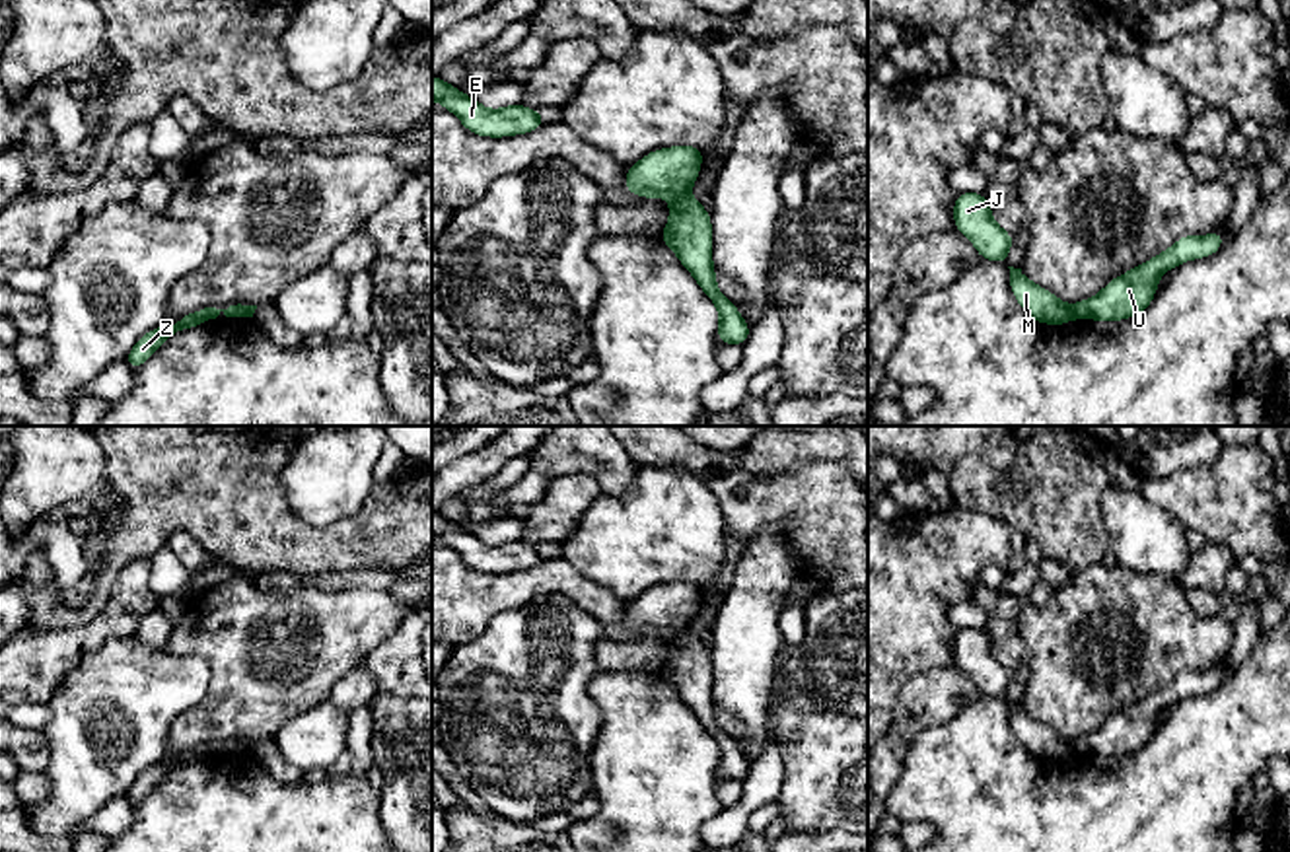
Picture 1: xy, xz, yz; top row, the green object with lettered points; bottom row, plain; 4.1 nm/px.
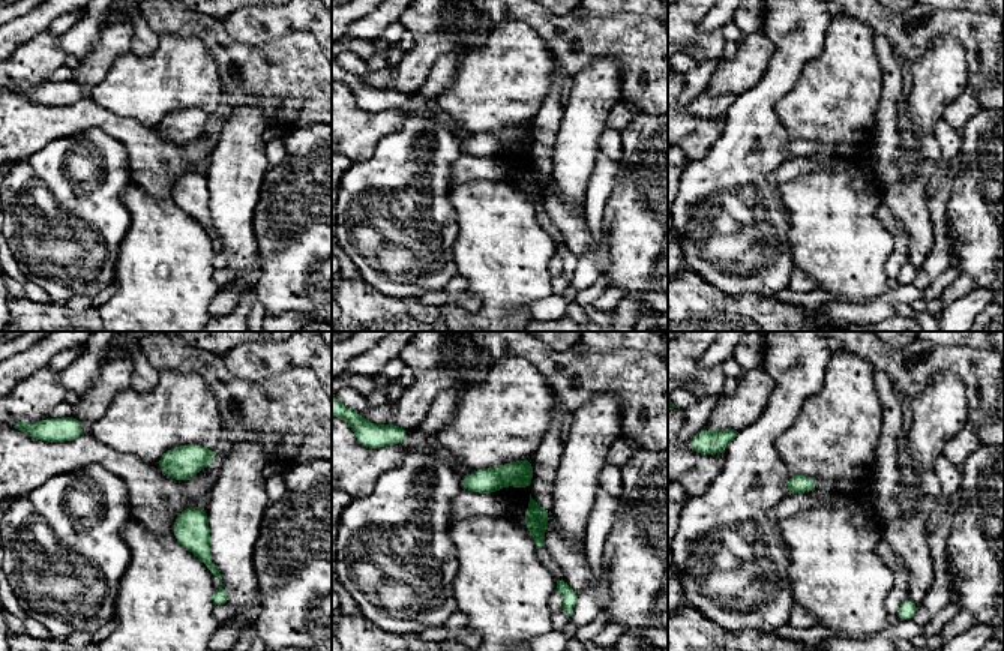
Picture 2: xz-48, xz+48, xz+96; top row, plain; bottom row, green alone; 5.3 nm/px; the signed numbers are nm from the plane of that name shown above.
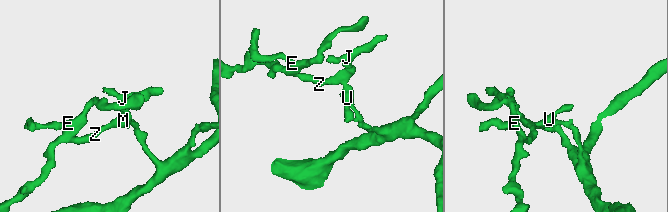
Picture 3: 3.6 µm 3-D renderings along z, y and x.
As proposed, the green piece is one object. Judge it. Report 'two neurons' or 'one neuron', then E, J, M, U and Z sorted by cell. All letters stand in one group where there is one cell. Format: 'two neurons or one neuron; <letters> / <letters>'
two neurons; E J M Z / U

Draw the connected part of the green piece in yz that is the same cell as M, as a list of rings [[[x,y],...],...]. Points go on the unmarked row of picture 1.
[[[957,628],[953,659],[959,669],[973,677],[981,694],[1004,698],[1010,704],[1012,729],[1033,757],[1064,761],[1074,755],[1072,741],[1033,720],[1021,704],[1014,704],[1006,698],[1008,687],[1014,681],[1014,669],[1004,667],[992,656],[990,638],[985,630]]]

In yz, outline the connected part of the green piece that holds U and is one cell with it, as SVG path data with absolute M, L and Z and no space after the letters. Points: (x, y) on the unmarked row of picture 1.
M1222 665L1208 671L1183 671L1173 683L1158 689L1154 694L1129 708L1109 716L1105 724L1088 735L1072 741L1076 755L1123 757L1142 749L1154 735L1158 716L1169 704L1191 694L1206 694L1220 687L1224 679Z

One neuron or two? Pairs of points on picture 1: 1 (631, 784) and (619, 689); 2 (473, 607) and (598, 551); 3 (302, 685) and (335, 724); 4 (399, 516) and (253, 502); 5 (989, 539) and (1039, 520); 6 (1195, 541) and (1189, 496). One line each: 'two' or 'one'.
1: one
2: two
3: two
4: one
5: two
6: two

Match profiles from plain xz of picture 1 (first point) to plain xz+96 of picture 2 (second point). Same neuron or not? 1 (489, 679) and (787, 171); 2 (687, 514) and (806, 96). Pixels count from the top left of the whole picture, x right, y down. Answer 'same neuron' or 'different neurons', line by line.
1: different neurons
2: same neuron

